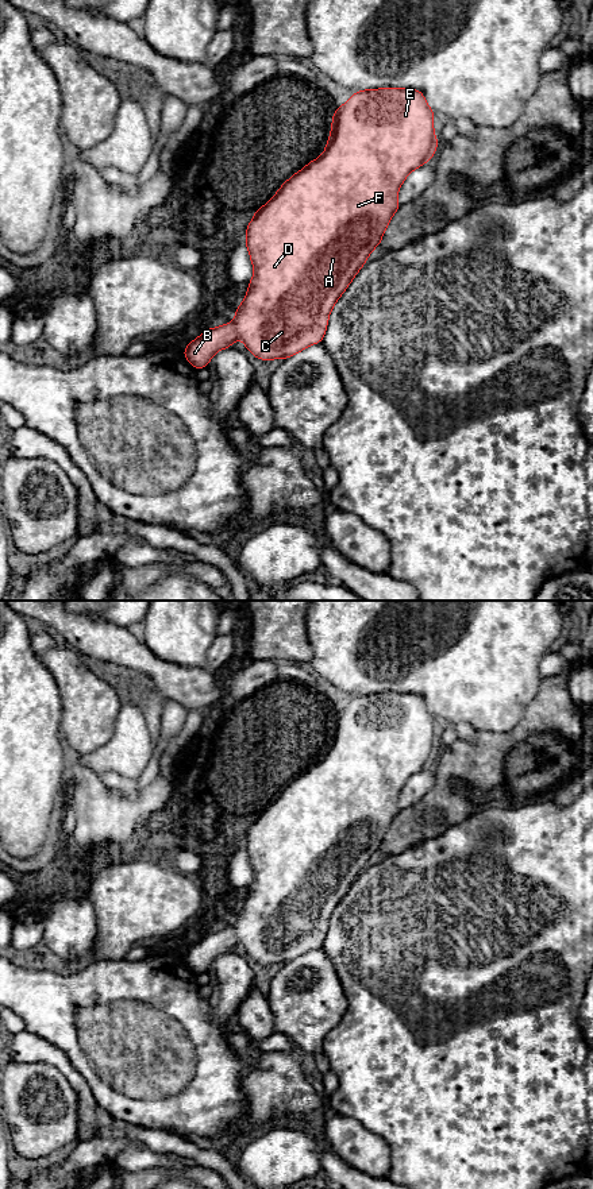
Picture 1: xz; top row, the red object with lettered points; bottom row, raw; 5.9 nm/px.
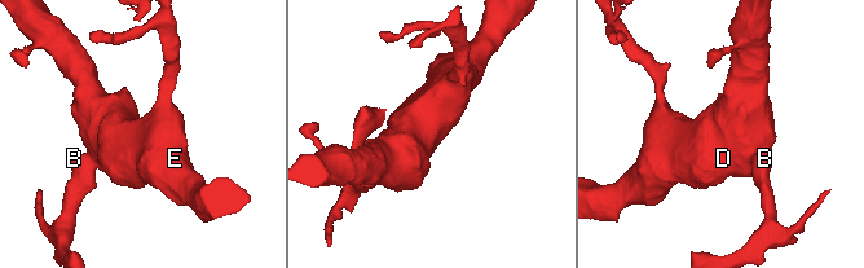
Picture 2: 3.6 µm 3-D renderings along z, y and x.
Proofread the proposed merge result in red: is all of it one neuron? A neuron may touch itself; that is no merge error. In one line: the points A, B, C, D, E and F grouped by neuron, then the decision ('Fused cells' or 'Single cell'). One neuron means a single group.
Groups: A B C D E F. Single cell

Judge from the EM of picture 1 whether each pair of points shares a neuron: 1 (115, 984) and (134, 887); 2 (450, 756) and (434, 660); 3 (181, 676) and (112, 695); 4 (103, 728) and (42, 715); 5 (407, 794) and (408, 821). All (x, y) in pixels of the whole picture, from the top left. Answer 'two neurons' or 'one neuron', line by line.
1: two neurons
2: two neurons
3: two neurons
4: two neurons
5: two neurons

